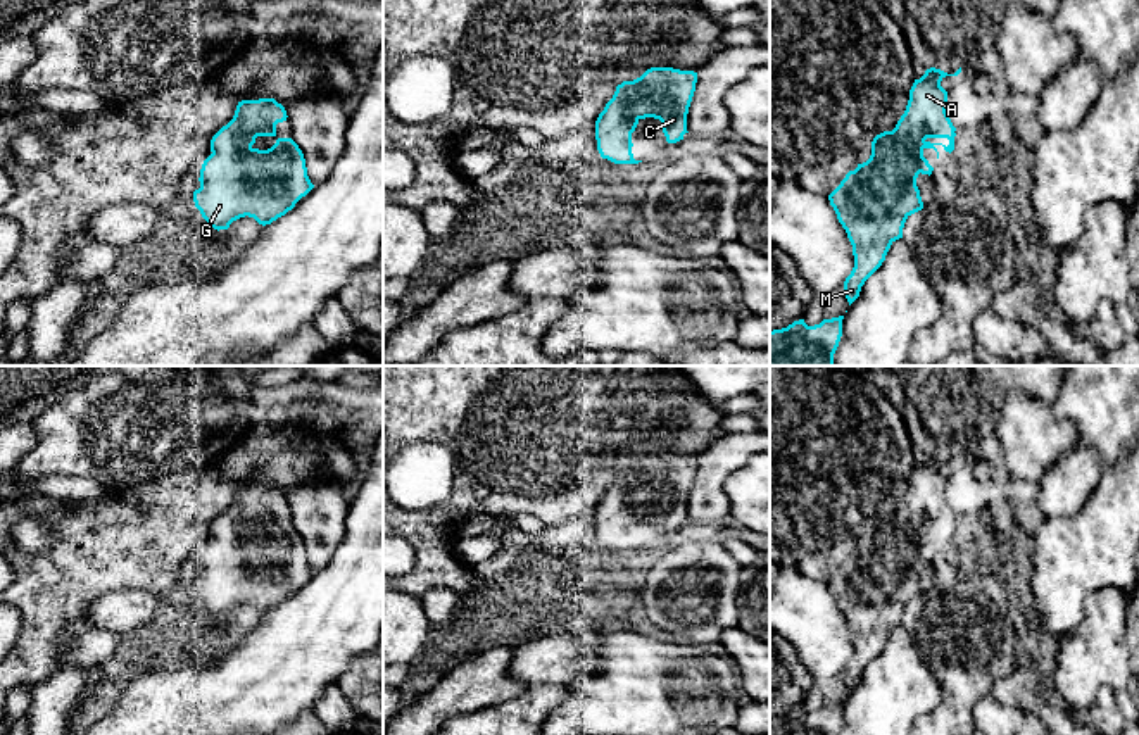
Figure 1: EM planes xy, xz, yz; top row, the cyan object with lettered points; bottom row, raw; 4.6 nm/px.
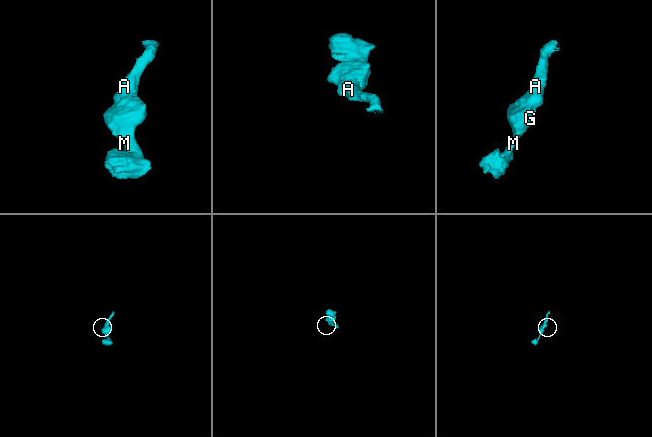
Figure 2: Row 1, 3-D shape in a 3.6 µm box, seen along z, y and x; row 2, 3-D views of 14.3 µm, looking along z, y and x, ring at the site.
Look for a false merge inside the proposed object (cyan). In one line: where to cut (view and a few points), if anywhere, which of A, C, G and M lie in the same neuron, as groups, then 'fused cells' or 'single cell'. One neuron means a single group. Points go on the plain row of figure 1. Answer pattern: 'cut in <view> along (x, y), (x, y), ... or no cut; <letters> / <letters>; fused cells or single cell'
no cut; A C G M; single cell

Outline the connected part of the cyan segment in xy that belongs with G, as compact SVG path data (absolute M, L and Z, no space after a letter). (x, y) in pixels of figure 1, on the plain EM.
M274 485L242 487L233 506L212 523L212 540L193 578L195 594L211 614L228 616L245 602L271 611L314 575L292 525L278 525L267 537L252 533L257 523L276 523L276 511L286 504Z

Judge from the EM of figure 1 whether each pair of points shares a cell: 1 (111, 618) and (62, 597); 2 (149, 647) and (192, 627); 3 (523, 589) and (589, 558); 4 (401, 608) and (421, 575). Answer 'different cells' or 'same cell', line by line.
1: different cells
2: same cell
3: same cell
4: different cells

